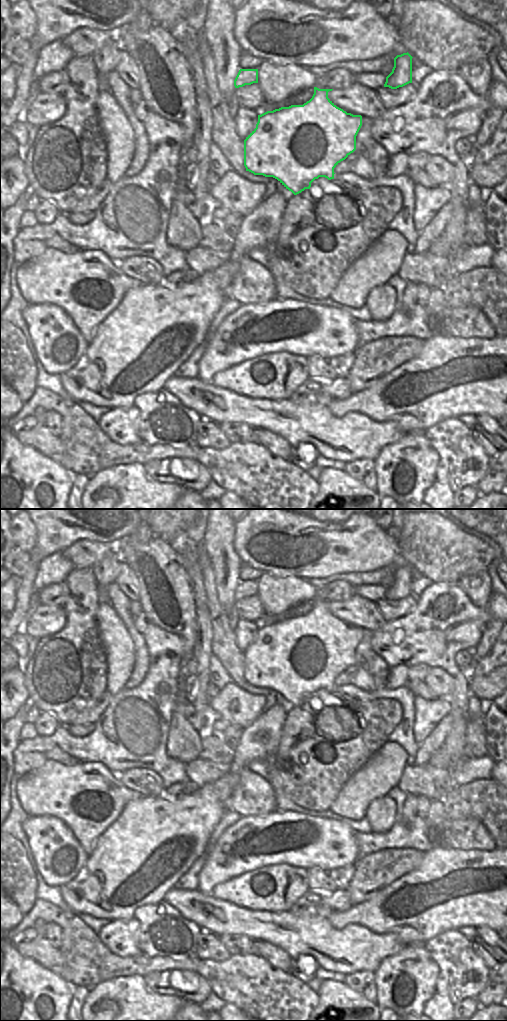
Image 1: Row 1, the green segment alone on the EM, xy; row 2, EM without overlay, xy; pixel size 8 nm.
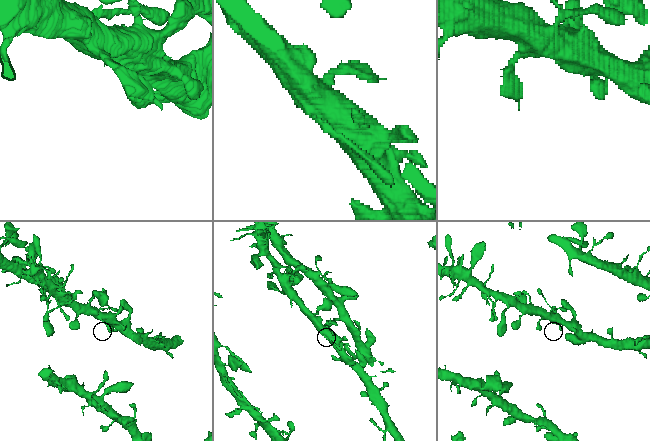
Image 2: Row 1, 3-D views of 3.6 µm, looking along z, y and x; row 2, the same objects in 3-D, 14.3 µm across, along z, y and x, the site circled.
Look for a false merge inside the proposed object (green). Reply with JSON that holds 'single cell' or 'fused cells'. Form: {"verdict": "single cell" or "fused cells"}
{"verdict": "single cell"}

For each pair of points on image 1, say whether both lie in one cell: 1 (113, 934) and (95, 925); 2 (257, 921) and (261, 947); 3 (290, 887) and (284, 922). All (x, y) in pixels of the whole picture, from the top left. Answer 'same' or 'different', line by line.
1: different
2: different
3: different

